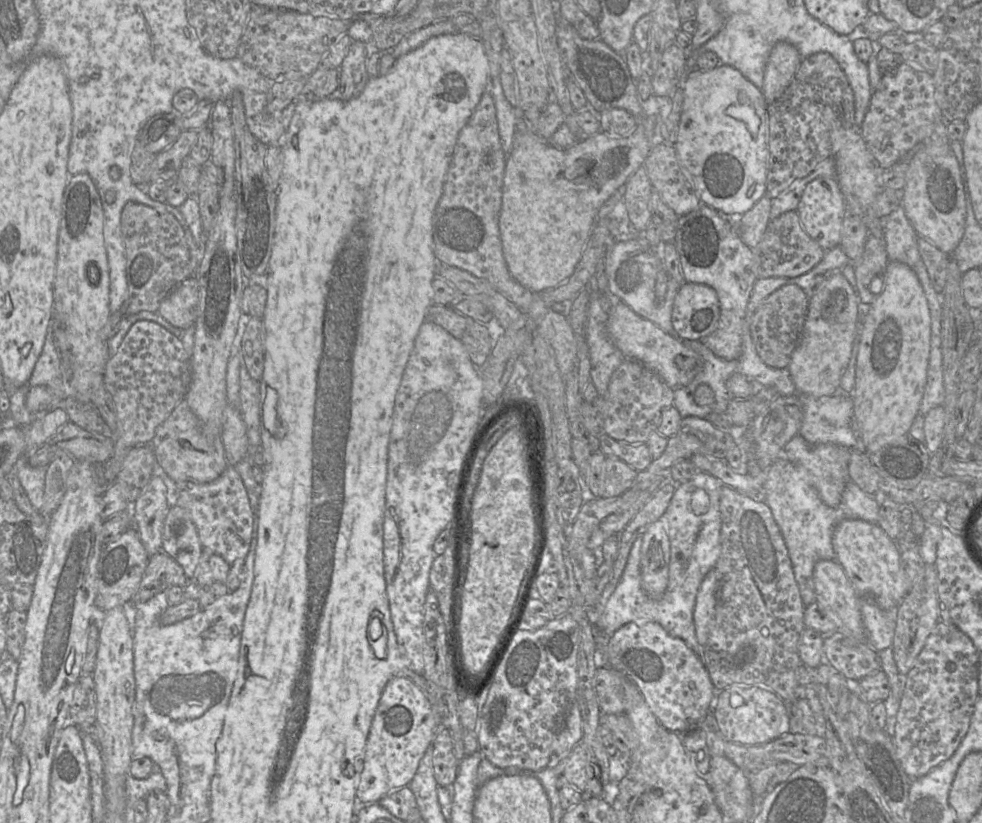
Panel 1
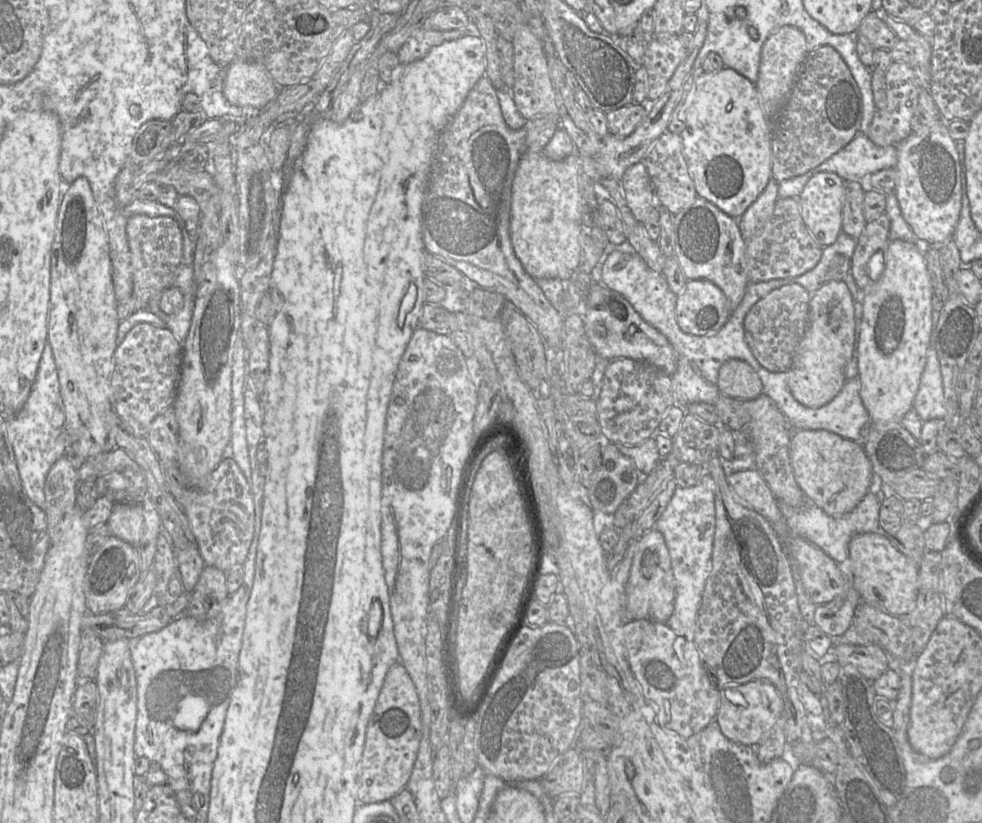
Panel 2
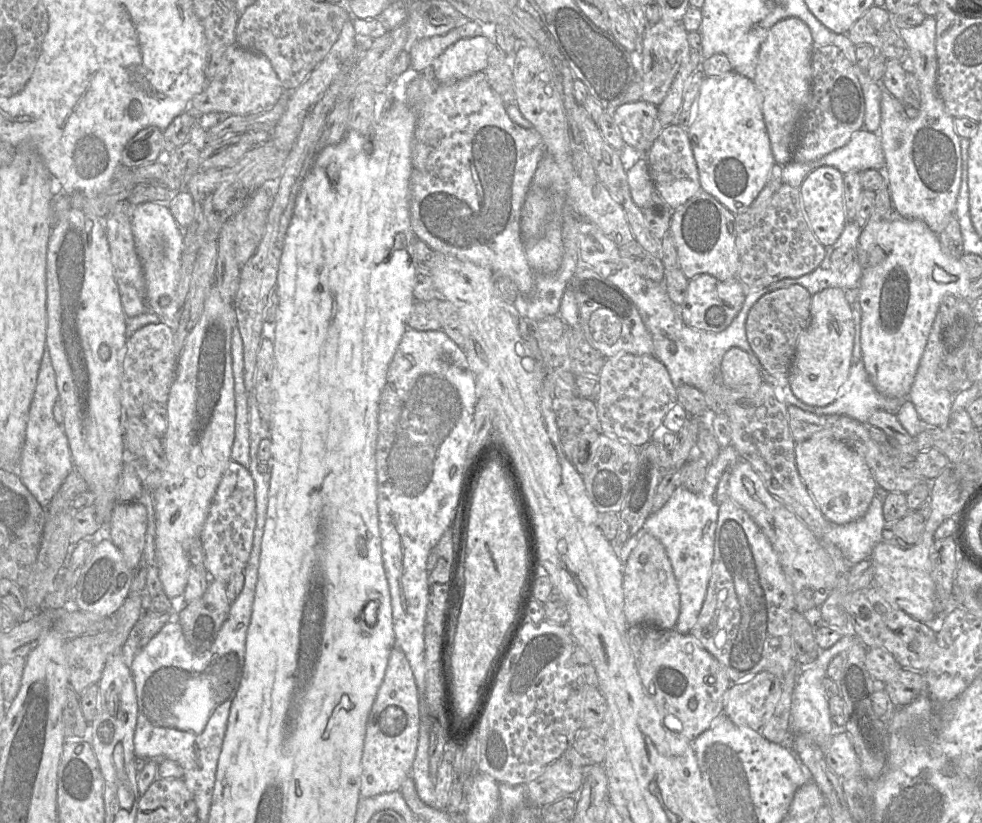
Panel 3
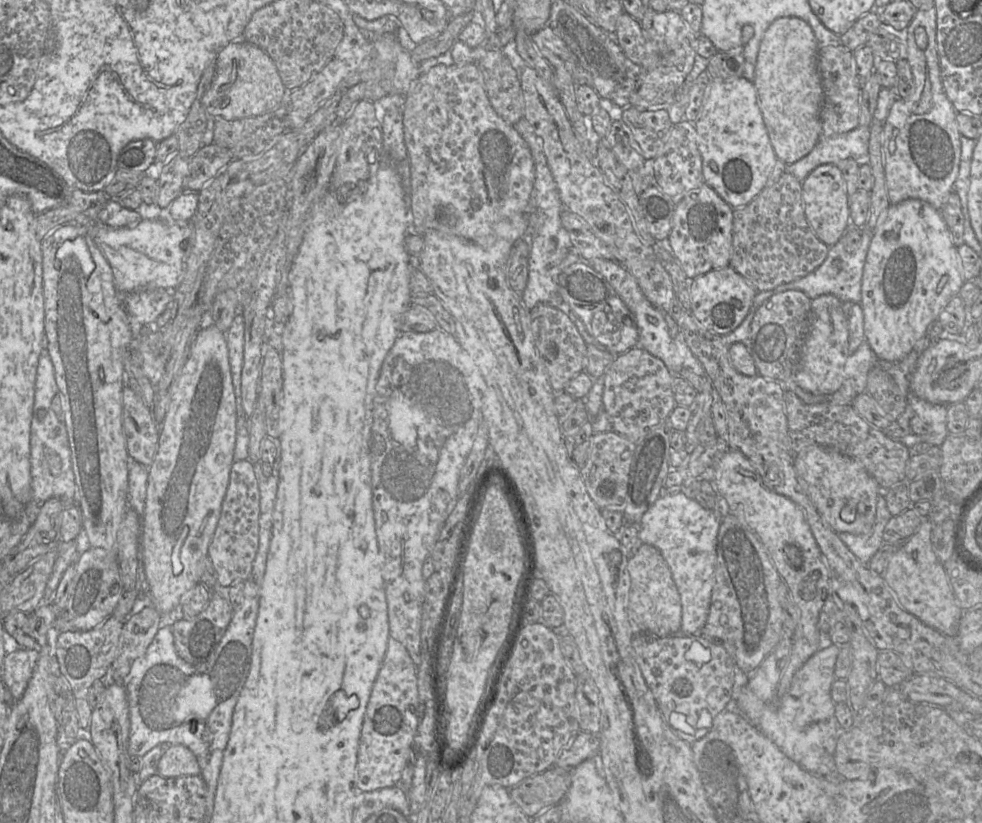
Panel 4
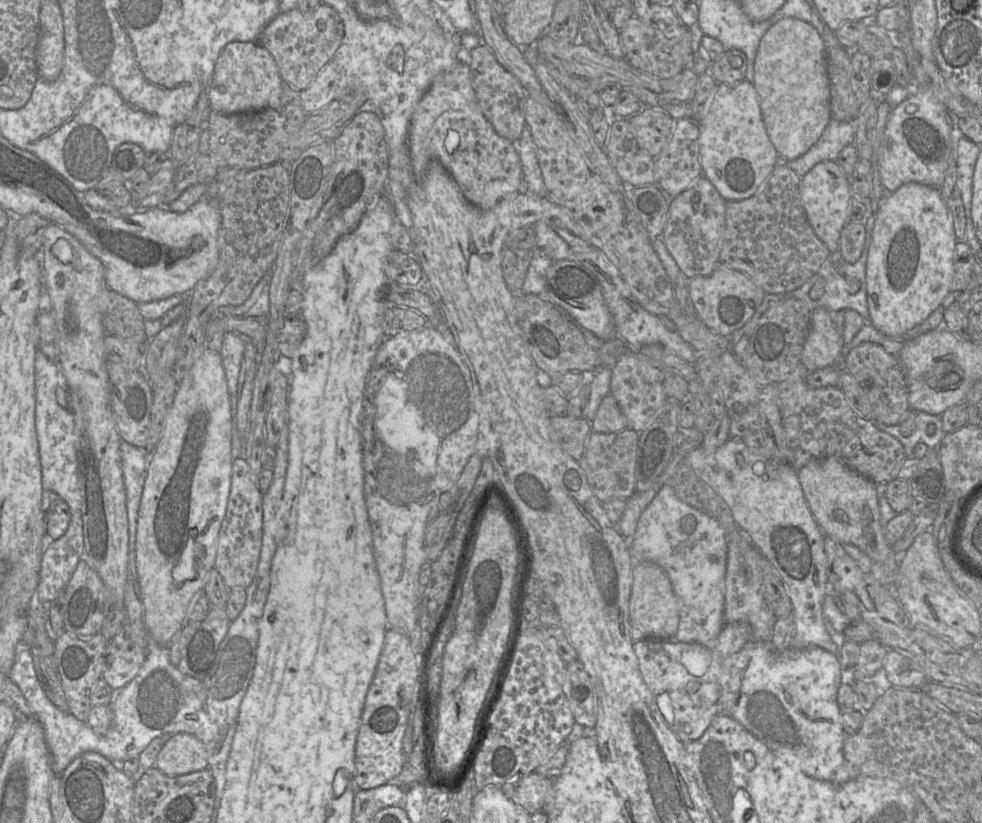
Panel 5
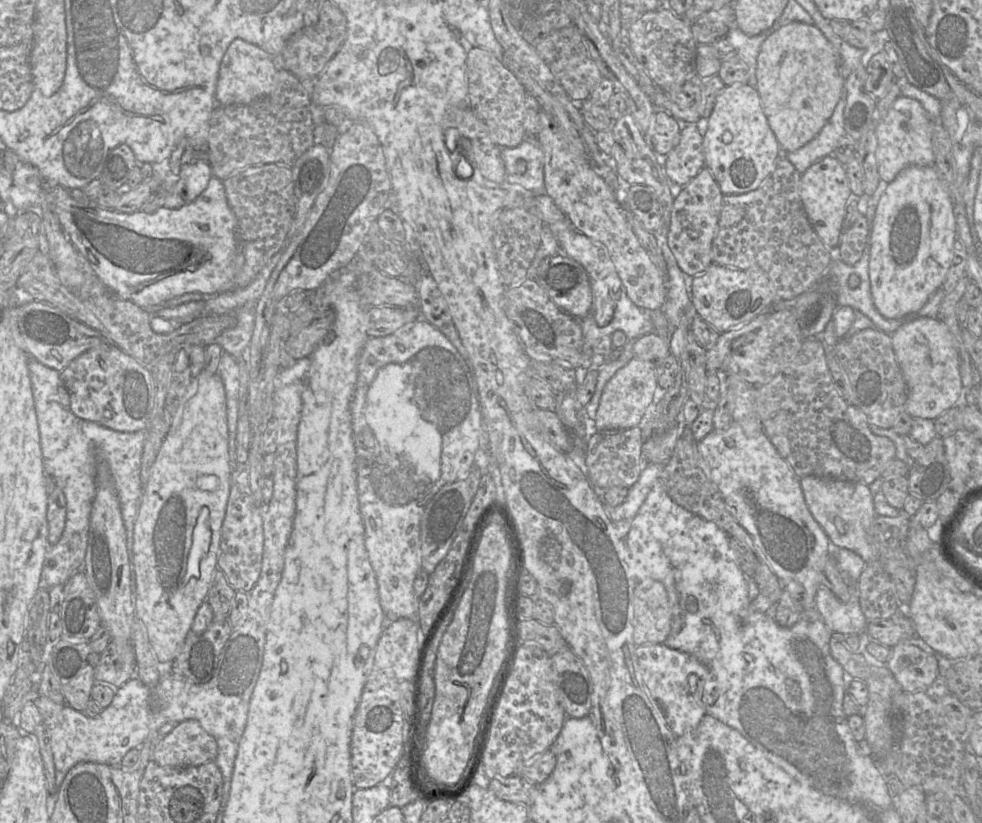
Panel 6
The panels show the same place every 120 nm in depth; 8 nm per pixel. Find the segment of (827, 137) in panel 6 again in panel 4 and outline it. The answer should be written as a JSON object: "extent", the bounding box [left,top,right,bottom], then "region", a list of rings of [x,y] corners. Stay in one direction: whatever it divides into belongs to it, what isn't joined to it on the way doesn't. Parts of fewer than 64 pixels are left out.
{"extent":[785,125,870,182],"region":[[[860,125],[849,132],[829,138],[821,138],[806,156],[793,164],[787,165],[785,172],[803,182],[820,165],[837,165],[847,158],[865,161],[868,155],[869,139],[870,128]]]}

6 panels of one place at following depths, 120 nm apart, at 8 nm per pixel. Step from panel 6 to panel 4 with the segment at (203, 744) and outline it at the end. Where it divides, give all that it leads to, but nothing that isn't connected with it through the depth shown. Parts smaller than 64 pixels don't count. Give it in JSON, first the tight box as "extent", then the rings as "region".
{"extent":[157,744,200,777],"region":[[[174,744],[160,758],[157,773],[162,777],[199,775],[200,767],[190,749]]]}

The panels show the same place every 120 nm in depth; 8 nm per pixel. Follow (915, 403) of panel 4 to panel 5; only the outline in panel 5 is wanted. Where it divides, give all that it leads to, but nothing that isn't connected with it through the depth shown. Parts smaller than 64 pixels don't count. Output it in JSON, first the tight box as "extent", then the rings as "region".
{"extent":[884,411,944,457],"region":[[[915,411],[916,430],[908,437],[904,437],[897,425],[888,426],[884,424],[884,432],[902,440],[906,457],[913,456],[913,449],[916,444],[924,443],[929,449],[937,449],[944,431],[942,428],[942,415],[931,415],[922,411]]]}

